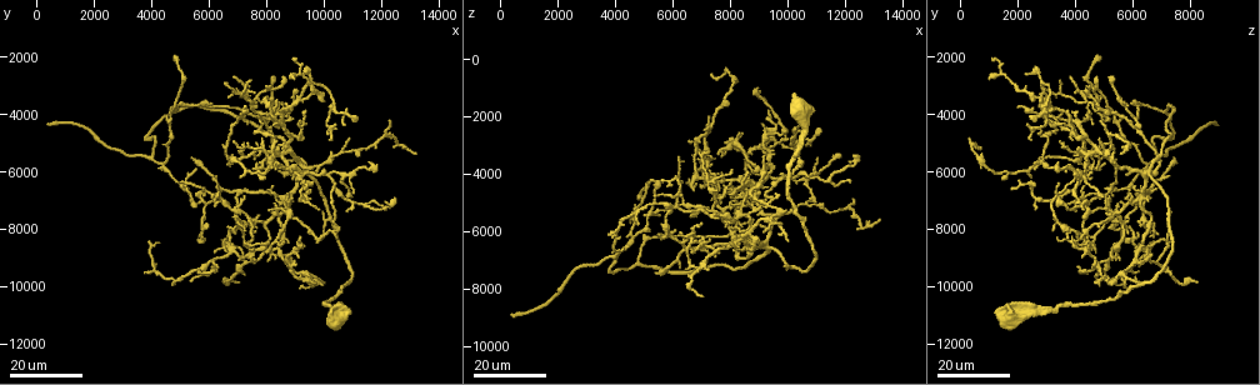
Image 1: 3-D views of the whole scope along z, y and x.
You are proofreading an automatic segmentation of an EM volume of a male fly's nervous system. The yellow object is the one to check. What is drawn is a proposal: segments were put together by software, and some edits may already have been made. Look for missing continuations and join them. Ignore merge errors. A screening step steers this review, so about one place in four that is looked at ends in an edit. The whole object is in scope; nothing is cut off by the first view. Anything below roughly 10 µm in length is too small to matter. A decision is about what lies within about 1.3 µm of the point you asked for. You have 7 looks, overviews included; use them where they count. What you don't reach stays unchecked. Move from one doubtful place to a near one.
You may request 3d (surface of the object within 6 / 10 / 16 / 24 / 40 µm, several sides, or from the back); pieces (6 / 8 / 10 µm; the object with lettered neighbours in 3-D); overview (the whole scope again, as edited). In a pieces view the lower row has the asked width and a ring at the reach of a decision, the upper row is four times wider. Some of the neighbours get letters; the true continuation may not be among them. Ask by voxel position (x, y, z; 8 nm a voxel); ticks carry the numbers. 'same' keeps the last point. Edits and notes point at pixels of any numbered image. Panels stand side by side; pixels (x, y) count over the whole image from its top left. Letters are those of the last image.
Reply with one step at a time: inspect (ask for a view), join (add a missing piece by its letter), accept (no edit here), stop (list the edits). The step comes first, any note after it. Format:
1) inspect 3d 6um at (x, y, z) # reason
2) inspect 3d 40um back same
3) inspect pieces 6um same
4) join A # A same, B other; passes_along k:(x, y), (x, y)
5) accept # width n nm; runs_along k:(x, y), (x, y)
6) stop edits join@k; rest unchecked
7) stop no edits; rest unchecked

inspect 3d 24um at (7400, 8100, 6900) # tapers out

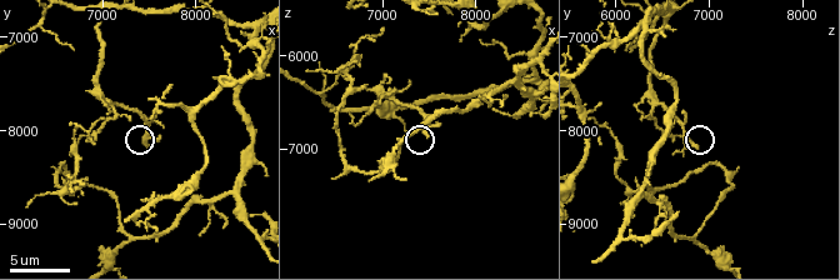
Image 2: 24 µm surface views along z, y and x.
inspect pieces 8um at (7450, 8150, 6850)

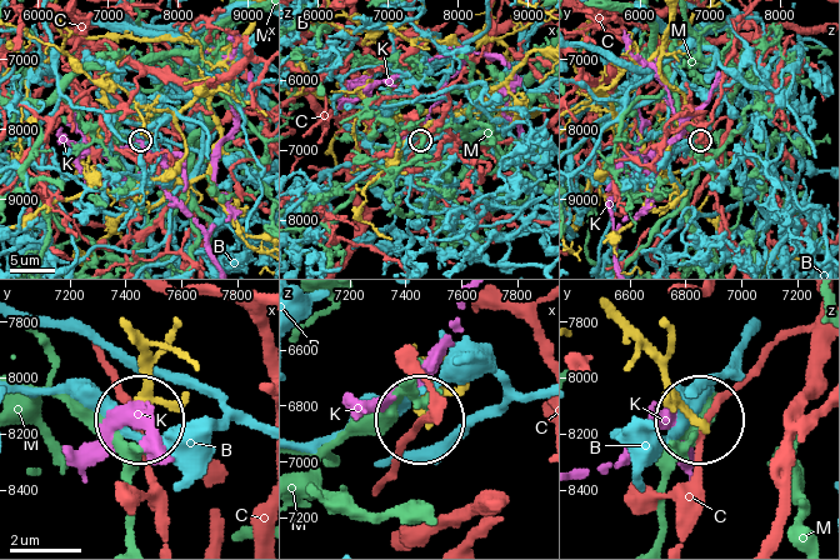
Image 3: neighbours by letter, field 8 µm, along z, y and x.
accept # width 200 nm; B other, C other, K other, M other; none of them fits

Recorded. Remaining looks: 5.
inspect 3d 16um at (10300, 5400, 5300) # an open end

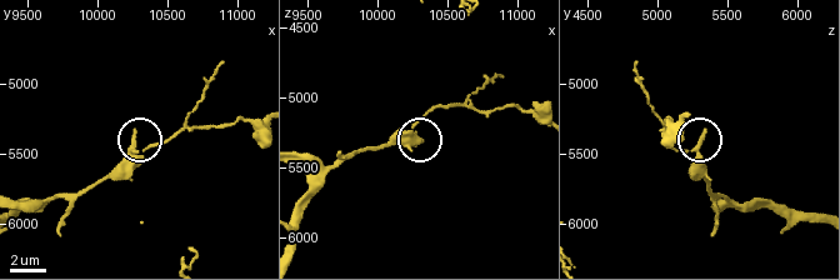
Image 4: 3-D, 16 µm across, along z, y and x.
inspect pieces 8um at (10260, 5360, 5320)

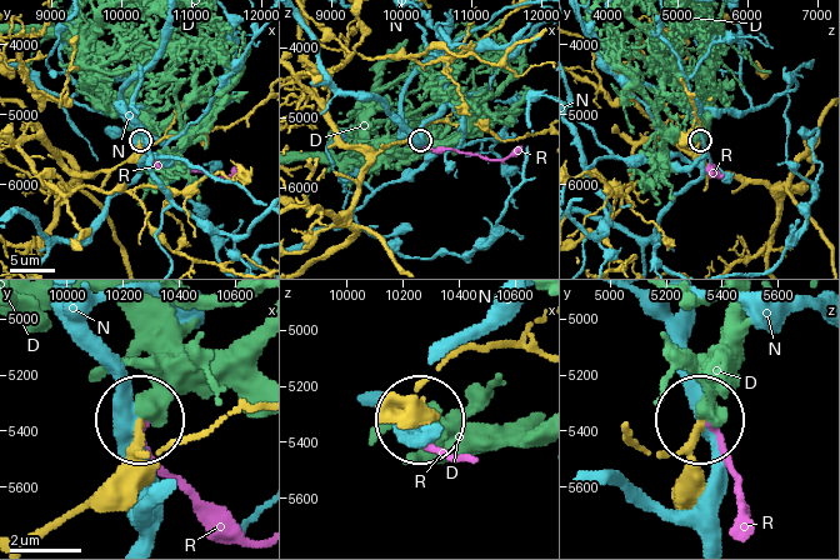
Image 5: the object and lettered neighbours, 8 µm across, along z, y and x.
accept # D other, N other, R other; runs_along 5:(21, 536), (75, 513), (111, 478), (138, 426); none of them fits

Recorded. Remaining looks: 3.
inspect 3d 24um at (400, 4300, 8900) # end of a long branch

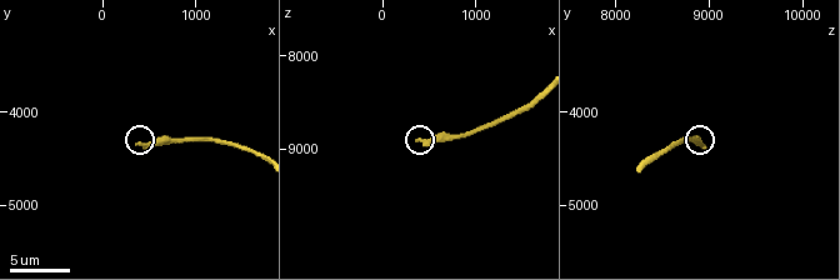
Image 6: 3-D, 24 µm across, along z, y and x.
inspect pieces 10um at (400, 4350, 8900)

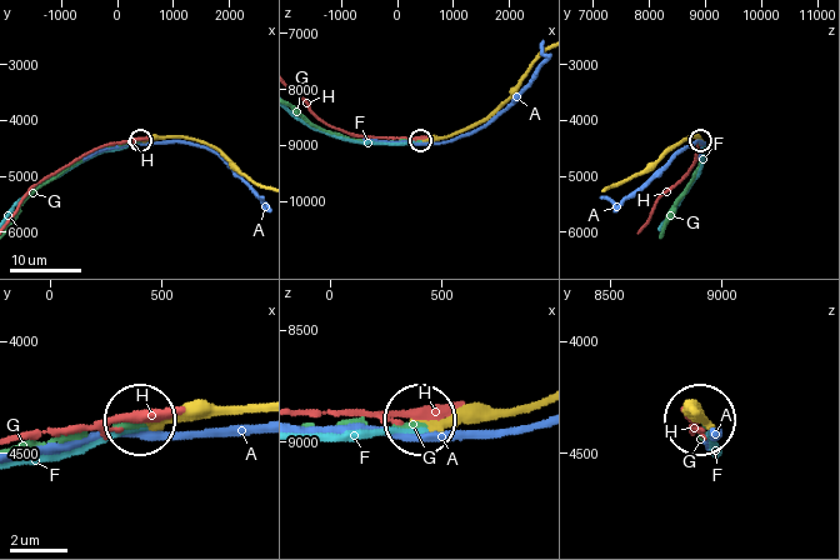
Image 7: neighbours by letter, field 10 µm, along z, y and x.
join G # A other, F other, G same, H other; passes_along 7:(495, 406), (463, 406), (434, 421), (304, 429); the neuron continues

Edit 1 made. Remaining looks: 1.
stop edits join@7; rest unchecked

